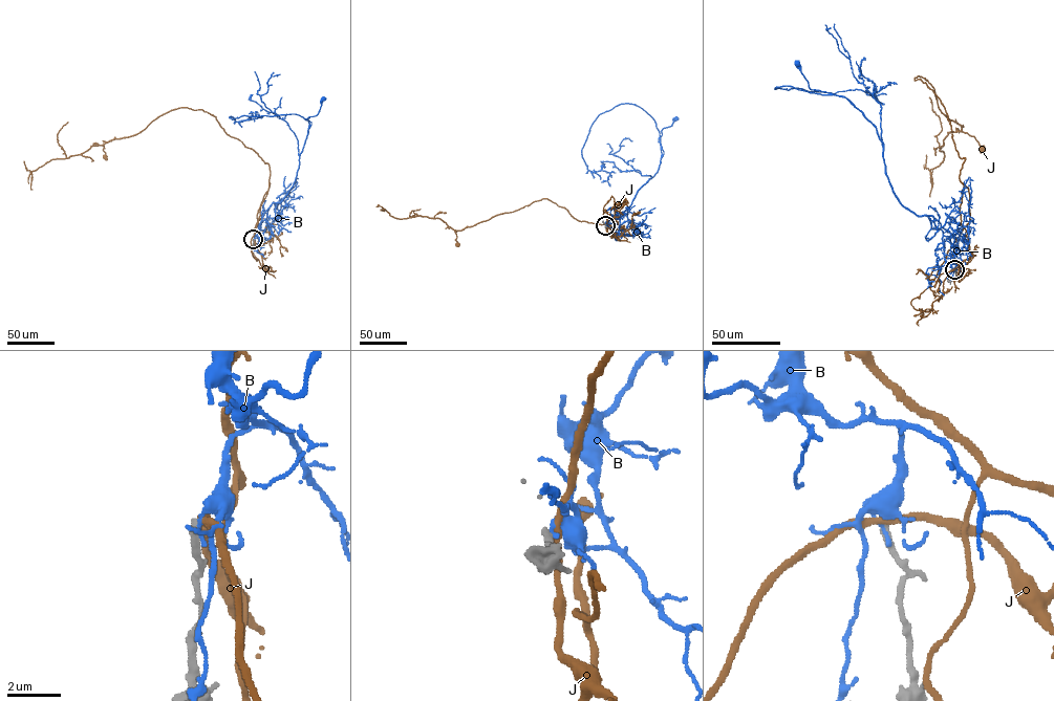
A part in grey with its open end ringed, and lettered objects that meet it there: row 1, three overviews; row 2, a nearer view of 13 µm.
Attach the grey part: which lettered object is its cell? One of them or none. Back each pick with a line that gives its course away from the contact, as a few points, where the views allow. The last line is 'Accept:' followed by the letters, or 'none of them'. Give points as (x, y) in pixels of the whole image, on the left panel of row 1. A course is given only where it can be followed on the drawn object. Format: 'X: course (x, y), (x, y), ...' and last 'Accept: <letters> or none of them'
Accept: none of them

